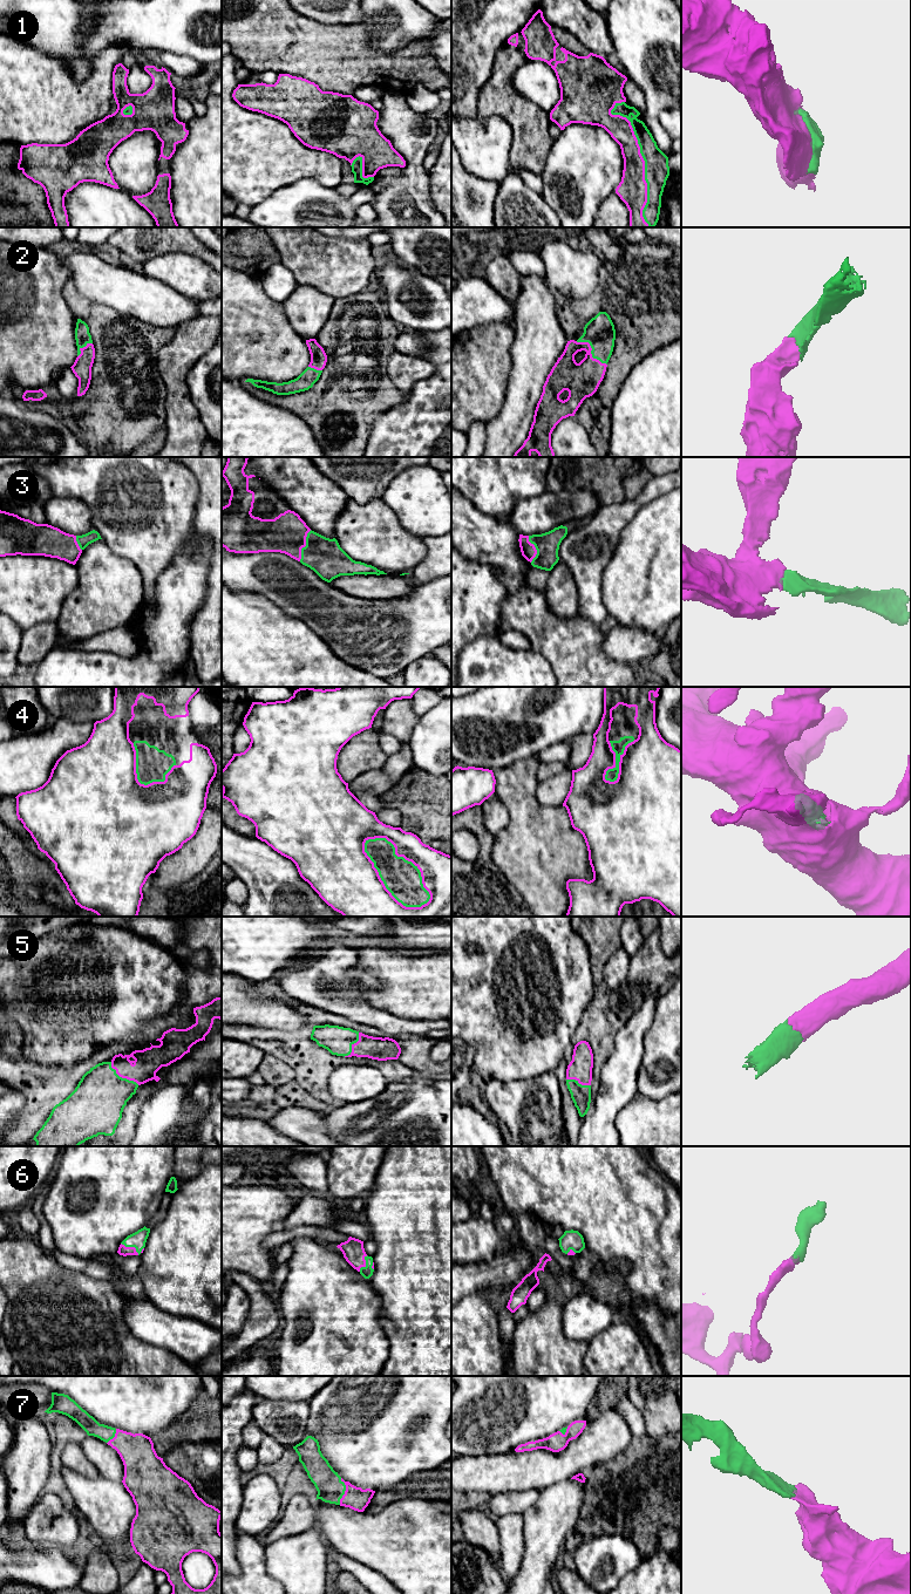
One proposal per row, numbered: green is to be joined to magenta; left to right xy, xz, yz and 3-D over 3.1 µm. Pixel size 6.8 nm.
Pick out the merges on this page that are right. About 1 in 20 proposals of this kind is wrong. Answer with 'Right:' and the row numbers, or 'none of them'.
Right: 1, 2, 3, 4, 5, 6, 7

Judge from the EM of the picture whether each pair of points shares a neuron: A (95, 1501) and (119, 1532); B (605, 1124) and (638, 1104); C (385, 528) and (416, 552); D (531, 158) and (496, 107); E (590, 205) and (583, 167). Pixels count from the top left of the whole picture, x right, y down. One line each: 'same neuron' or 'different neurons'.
A: same neuron
B: different neurons
C: same neuron
D: same neuron
E: same neuron

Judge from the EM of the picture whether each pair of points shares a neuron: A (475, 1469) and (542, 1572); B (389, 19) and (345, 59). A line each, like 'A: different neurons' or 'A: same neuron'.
A: different neurons
B: different neurons

